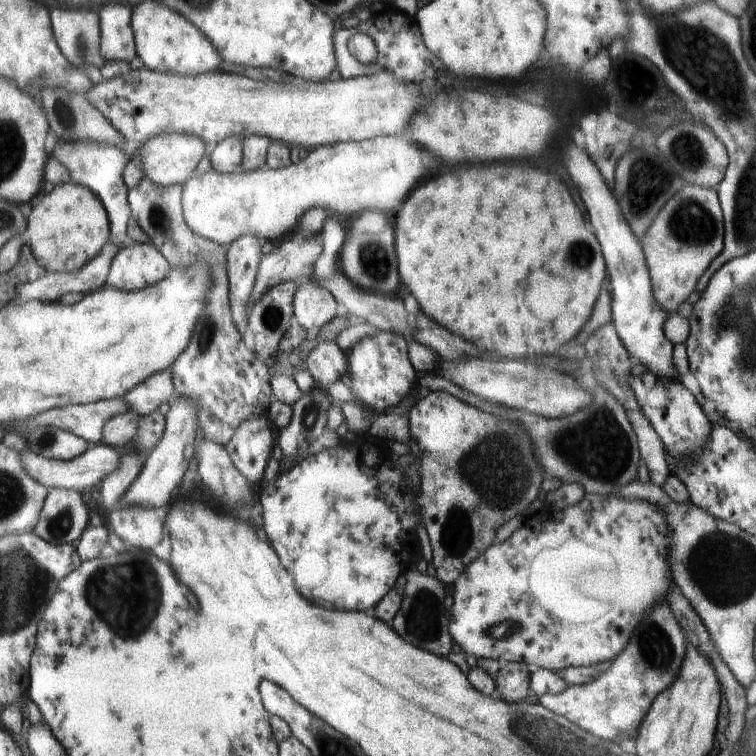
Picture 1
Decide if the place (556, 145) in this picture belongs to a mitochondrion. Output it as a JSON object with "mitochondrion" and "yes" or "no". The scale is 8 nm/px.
{"mitochondrion":"no"}

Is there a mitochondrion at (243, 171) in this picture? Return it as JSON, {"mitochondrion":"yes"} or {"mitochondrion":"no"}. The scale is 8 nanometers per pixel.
{"mitochondrion":"no"}

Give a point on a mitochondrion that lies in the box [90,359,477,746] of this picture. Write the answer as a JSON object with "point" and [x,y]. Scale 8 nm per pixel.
{"point":[422,619]}

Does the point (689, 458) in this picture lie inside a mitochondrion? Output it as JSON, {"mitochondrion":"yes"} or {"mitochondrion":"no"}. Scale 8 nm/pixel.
{"mitochondrion":"no"}

